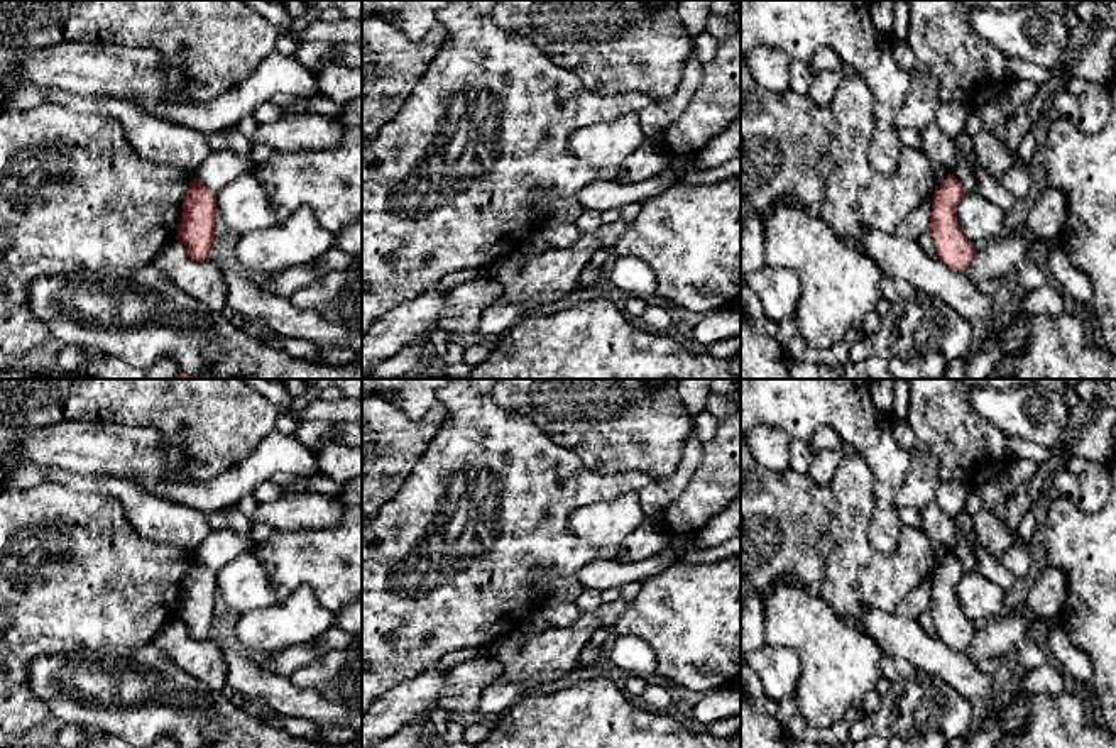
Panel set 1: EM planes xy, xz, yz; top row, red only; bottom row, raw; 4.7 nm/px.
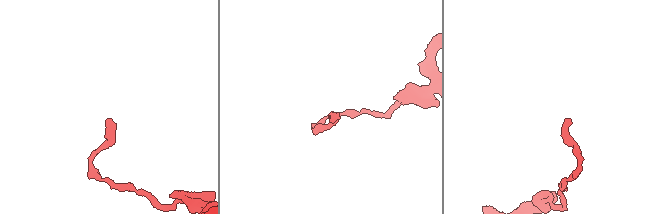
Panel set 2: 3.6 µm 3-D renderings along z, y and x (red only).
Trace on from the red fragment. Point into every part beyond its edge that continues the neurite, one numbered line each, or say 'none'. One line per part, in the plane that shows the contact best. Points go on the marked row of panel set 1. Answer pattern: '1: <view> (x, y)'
none

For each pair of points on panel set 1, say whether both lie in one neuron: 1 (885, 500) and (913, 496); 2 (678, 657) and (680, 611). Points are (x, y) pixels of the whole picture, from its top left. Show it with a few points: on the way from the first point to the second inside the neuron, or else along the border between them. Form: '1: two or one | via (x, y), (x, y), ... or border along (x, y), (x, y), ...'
1: two | border along (912, 462), (905, 483), (895, 496), (898, 510)
2: one | via (680, 645), (680, 623)

